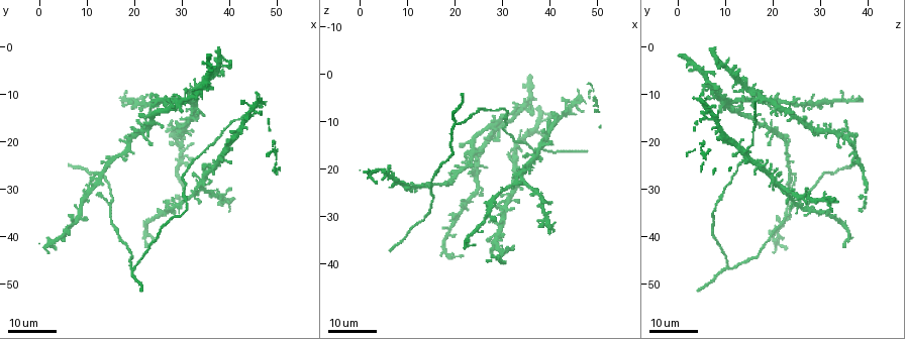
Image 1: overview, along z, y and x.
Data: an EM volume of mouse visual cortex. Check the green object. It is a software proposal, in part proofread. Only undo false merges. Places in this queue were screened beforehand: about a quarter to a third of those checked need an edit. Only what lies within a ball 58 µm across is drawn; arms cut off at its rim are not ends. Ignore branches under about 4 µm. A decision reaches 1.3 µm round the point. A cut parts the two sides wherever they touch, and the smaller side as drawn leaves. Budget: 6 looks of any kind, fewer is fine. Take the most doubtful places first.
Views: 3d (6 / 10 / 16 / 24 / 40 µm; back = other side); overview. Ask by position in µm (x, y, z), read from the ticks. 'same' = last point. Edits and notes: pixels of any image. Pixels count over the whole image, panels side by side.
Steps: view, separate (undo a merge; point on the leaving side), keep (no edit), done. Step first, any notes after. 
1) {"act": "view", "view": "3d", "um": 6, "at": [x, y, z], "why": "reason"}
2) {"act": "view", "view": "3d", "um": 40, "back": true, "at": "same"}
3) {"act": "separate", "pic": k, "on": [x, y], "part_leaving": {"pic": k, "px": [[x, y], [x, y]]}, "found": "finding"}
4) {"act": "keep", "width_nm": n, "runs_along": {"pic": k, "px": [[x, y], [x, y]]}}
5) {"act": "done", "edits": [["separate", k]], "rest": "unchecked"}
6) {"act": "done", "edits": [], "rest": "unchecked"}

{"act": "view", "view": "3d", "um": 24, "at": [15.5, 33.5, 24.0], "why": "three arms meet"}

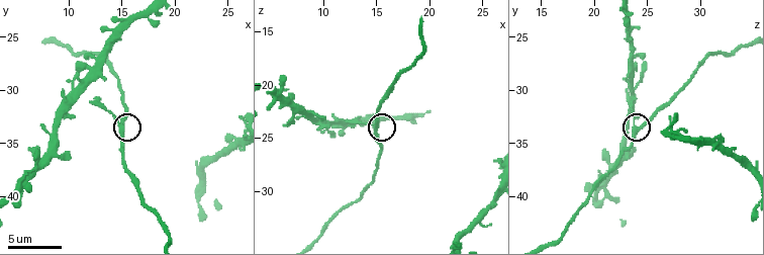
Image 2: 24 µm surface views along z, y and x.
{"act": "view", "view": "3d", "um": 6, "at": [14.8, 33.8, 24.2], "why": "closer look"}

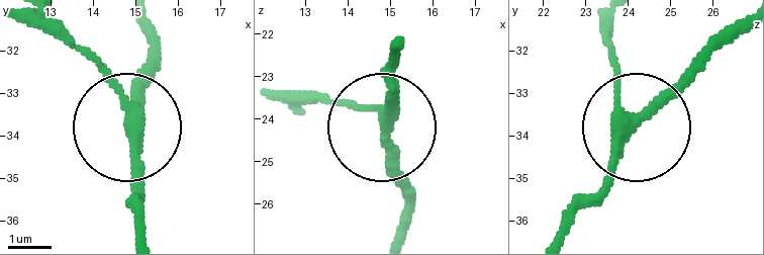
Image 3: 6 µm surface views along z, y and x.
{"act": "keep", "arms": 3, "runs_along": {"pic": 3, "px": [[42, 18], [129, 119], [151, 54]]}, "found": "continuous, no second cell"}

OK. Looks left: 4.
{"act": "view", "view": "3d", "um": 24, "at": [31.5, 25.0, 13.0], "why": "calibre changes"}

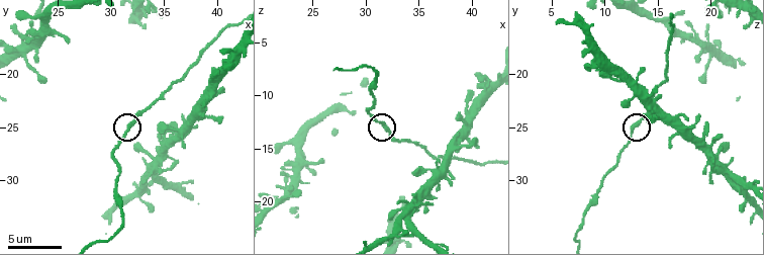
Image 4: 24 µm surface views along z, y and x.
{"act": "view", "view": "3d", "um": 10, "at": [31.6, 25.0, 12.8], "why": "closer look"}

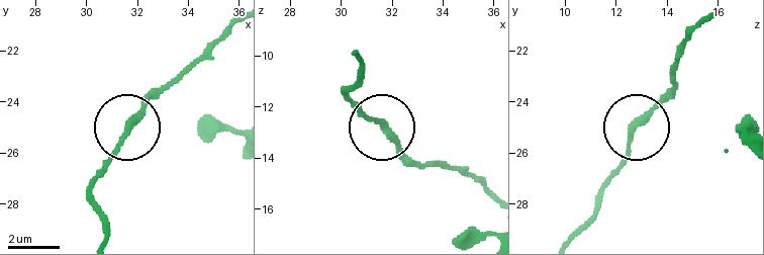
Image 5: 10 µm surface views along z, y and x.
{"act": "keep", "runs_along": {"pic": 5, "px": [[104, 234], [91, 201], [94, 181], [124, 130], [161, 92]]}, "found": "continuous, no second cell"}

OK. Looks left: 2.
{"act": "view", "view": "3d", "um": 10, "at": [40.6, 19.8, 11.4], "why": "thick turns thin"}

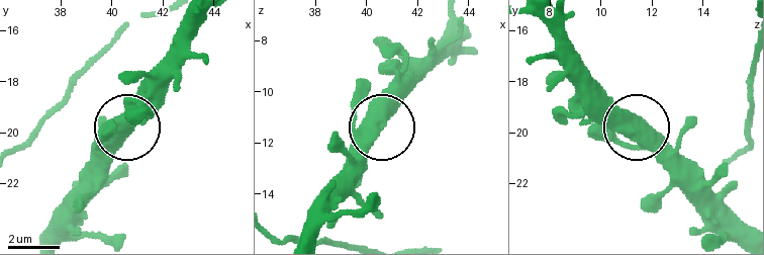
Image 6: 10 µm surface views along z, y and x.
{"act": "view", "view": "3d", "um": 10, "back": true, "at": [40.3, 19.7, 11.5]}

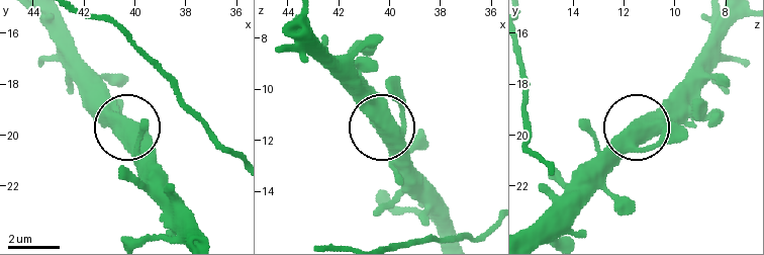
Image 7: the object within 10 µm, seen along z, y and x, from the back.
{"act": "keep", "found": "continuous, no second cell"}

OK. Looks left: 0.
{"act": "done", "edits": [], "rest": "unchecked"}

